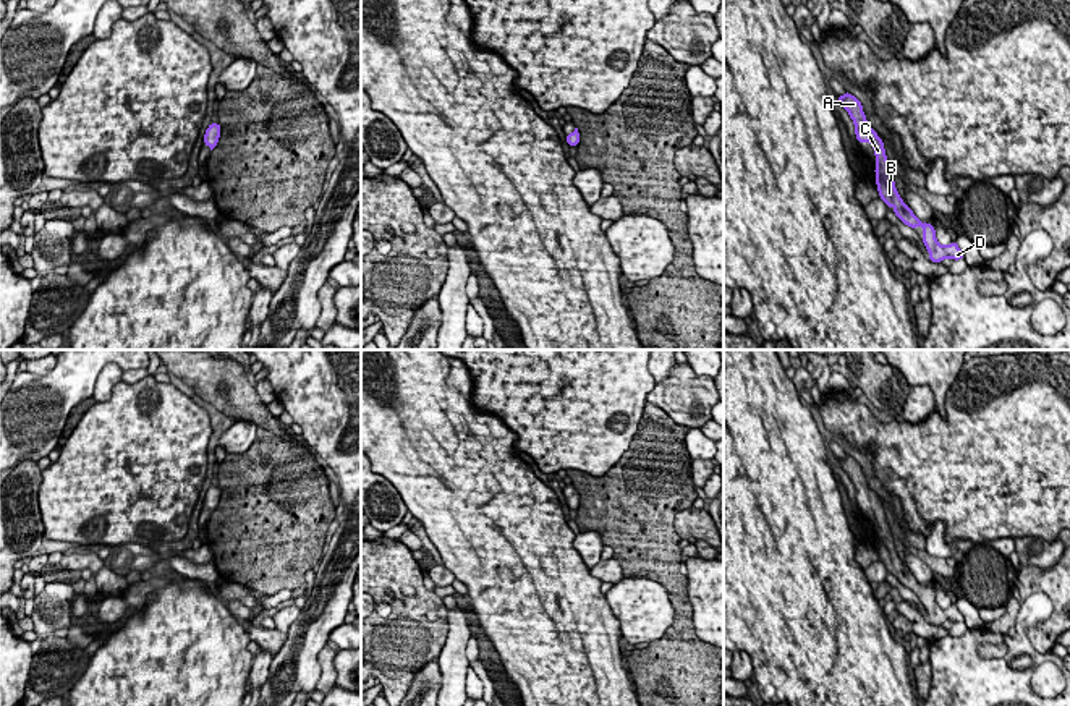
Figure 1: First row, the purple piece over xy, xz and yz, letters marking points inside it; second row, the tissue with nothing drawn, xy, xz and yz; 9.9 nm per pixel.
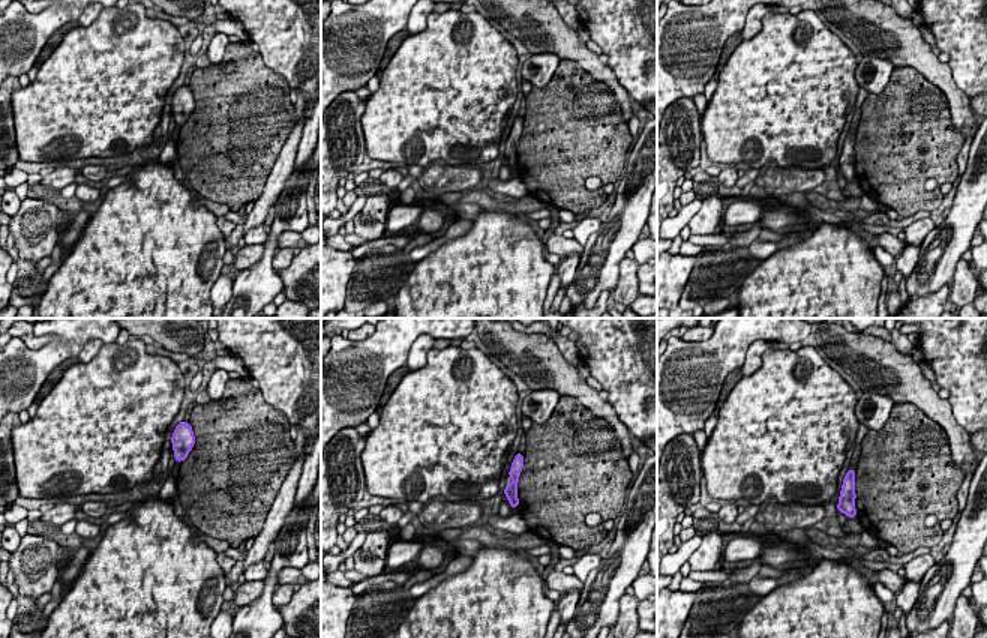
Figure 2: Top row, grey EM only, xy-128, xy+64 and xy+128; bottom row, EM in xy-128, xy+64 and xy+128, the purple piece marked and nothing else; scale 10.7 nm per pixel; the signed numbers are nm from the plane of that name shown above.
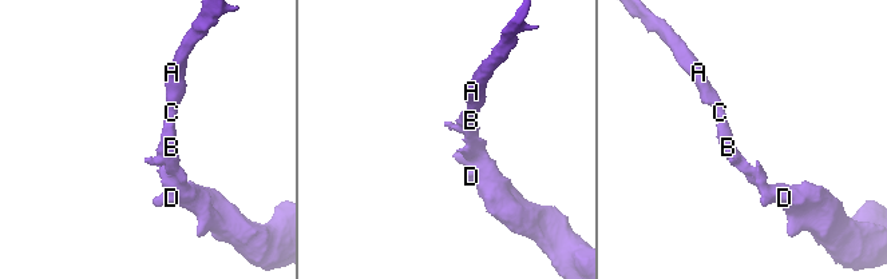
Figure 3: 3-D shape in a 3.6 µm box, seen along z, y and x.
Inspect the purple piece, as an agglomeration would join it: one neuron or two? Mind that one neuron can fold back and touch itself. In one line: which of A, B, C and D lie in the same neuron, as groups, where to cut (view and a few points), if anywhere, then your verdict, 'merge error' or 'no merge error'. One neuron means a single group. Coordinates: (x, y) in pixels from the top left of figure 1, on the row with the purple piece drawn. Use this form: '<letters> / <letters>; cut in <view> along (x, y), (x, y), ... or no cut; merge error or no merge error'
A B C D; no cut; no merge error

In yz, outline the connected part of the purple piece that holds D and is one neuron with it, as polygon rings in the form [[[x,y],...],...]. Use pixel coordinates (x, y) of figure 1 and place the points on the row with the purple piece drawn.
[[[847,91],[843,96],[837,97],[840,105],[848,112],[850,118],[855,123],[855,134],[858,142],[869,142],[874,149],[877,164],[874,167],[874,181],[877,185],[879,198],[885,202],[887,207],[894,207],[892,211],[905,225],[911,228],[918,228],[919,225],[923,227],[923,243],[929,253],[929,261],[942,262],[947,257],[952,257],[953,261],[965,259],[963,251],[958,248],[955,241],[952,241],[947,246],[942,246],[936,240],[934,227],[928,222],[921,222],[900,198],[885,155],[884,142],[868,123],[861,102]]]

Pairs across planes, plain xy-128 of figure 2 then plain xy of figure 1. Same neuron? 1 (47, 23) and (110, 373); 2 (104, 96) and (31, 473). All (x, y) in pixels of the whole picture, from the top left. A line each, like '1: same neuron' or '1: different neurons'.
1: different neurons
2: different neurons

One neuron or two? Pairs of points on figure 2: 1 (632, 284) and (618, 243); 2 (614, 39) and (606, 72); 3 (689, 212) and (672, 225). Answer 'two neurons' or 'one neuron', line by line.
1: two neurons
2: two neurons
3: one neuron

